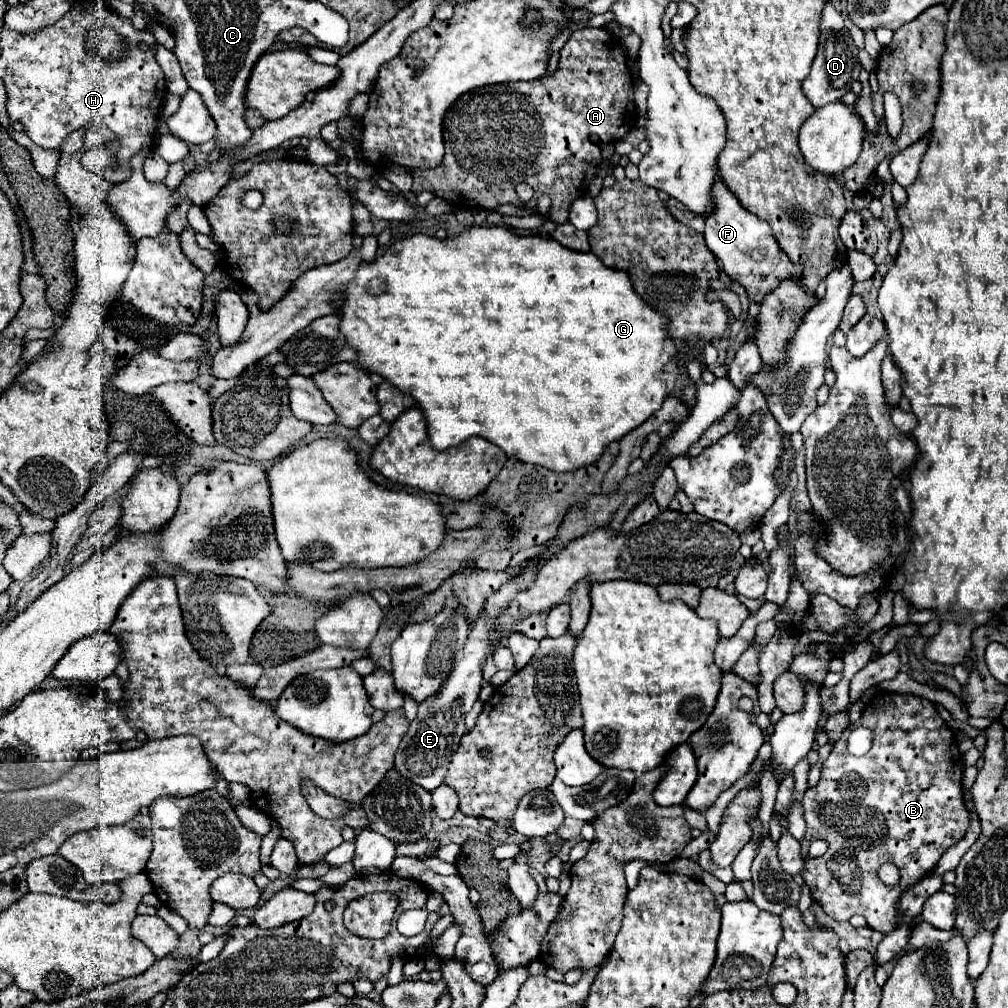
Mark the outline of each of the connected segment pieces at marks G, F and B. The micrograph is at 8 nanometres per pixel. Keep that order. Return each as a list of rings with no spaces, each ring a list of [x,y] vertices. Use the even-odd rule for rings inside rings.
[[[471,227],[467,229],[465,233],[457,235],[457,237],[447,237],[447,239],[437,239],[437,237],[429,237],[429,235],[409,235],[397,243],[393,243],[387,253],[379,255],[375,259],[375,263],[363,263],[355,275],[355,279],[345,287],[345,305],[341,309],[341,331],[345,333],[347,341],[351,347],[355,347],[359,351],[359,365],[367,371],[375,371],[377,375],[381,375],[385,381],[389,381],[391,385],[399,387],[401,391],[409,393],[417,403],[419,407],[423,409],[425,413],[425,419],[427,419],[427,429],[429,429],[429,437],[431,437],[431,443],[435,449],[443,451],[447,447],[455,447],[459,443],[463,443],[463,439],[467,437],[485,437],[487,441],[499,445],[509,457],[515,457],[523,463],[533,463],[533,465],[541,465],[545,469],[551,469],[551,471],[575,471],[575,469],[581,469],[581,467],[587,467],[591,463],[597,463],[599,457],[603,455],[605,447],[611,443],[611,441],[619,441],[623,435],[627,435],[629,431],[633,431],[635,427],[639,427],[641,423],[645,423],[655,411],[659,411],[659,407],[663,405],[663,401],[667,399],[669,395],[669,389],[667,389],[667,383],[663,381],[663,371],[665,371],[665,365],[669,361],[675,359],[677,355],[677,347],[673,343],[673,339],[669,337],[669,331],[667,331],[667,325],[669,325],[669,319],[667,315],[651,309],[647,303],[643,303],[643,299],[639,299],[639,295],[635,295],[635,289],[631,287],[631,279],[627,277],[625,271],[617,271],[617,269],[609,269],[609,267],[603,267],[603,263],[599,263],[599,259],[595,259],[595,255],[591,251],[587,253],[581,253],[581,251],[573,251],[573,249],[567,249],[563,245],[559,245],[555,239],[551,237],[541,237],[541,235],[535,235],[535,237],[517,237],[513,235],[507,227]]]
[[[721,179],[713,187],[713,197],[717,207],[705,219],[705,243],[709,251],[713,251],[713,255],[721,259],[723,271],[733,281],[745,287],[751,303],[759,303],[759,299],[763,299],[763,295],[783,279],[799,281],[799,275],[803,275],[803,267],[791,263],[791,259],[783,255],[779,243],[775,243],[775,235],[771,235],[771,227],[763,219],[743,209],[739,205],[739,199],[725,187]]]
[[[883,692],[873,698],[875,699],[868,702],[863,717],[859,719],[859,725],[869,727],[875,734],[869,753],[863,757],[853,757],[847,751],[850,731],[847,728],[823,763],[819,785],[815,789],[807,789],[803,797],[807,833],[801,839],[801,857],[805,861],[801,877],[811,889],[813,899],[823,907],[829,917],[833,917],[835,921],[849,921],[853,915],[863,915],[871,929],[887,935],[899,923],[899,895],[907,891],[907,887],[913,887],[923,877],[927,877],[935,869],[941,855],[951,845],[963,839],[969,827],[969,813],[963,801],[963,771],[961,767],[957,767],[961,751],[955,743],[955,733],[943,723],[935,725],[935,719],[939,719],[939,715],[933,703],[925,697],[917,697],[911,693],[903,695]],[[895,695],[901,695],[899,703],[895,701]],[[939,743],[949,745],[951,771],[943,771],[943,765],[935,763],[935,745]],[[813,839],[823,839],[829,843],[829,849],[823,857],[809,857],[809,843]],[[883,863],[893,863],[899,869],[901,879],[897,885],[887,887],[879,879],[877,871]]]

